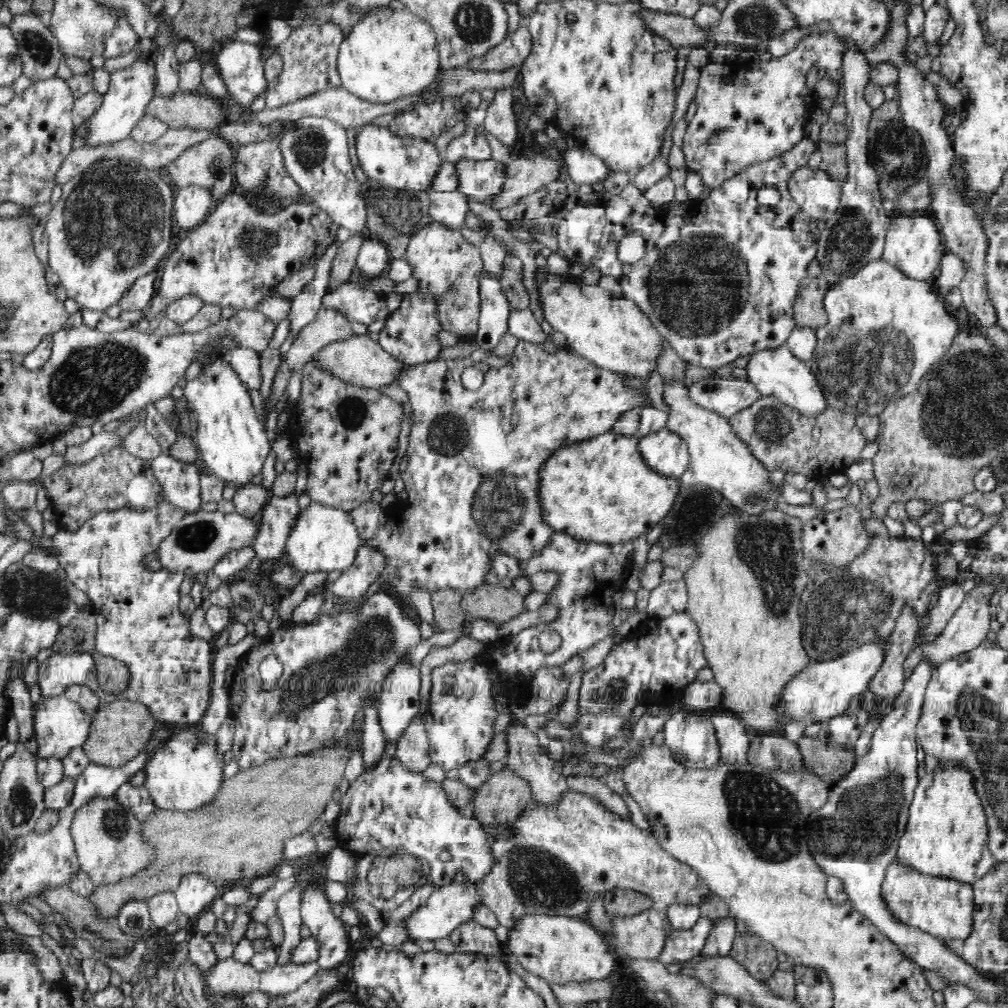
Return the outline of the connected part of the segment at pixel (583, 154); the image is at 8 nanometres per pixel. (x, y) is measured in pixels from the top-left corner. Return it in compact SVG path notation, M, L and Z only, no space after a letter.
M586 148L567 149L562 153L565 174L572 177L578 184L594 184L608 180L615 170L599 156L592 154Z

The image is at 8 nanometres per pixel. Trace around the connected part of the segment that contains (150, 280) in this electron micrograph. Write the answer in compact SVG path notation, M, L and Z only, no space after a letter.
M160 270L140 276L132 284L132 288L122 296L122 300L118 302L121 310L141 310L143 312L148 310L154 294L156 294L159 278Z

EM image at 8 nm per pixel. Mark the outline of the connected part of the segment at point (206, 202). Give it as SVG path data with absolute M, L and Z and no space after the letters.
M188 185L178 190L174 200L175 232L186 234L202 224L214 207L212 191L202 185Z

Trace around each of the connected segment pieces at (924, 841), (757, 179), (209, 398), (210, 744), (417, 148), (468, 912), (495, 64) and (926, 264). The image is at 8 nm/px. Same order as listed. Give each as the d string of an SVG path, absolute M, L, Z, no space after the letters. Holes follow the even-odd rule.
M949 763L937 766L932 774L928 772L923 779L917 782L914 796L910 801L907 817L905 818L904 834L898 843L895 860L915 870L922 876L943 877L964 883L972 884L988 874L997 860L992 855L987 845L988 840L987 820L985 810L978 795L973 791L973 777L959 764Z
M805 136L788 150L788 152L784 152L783 155L772 158L768 162L762 162L762 164L748 166L748 168L744 168L744 171L734 176L734 178L724 181L722 186L712 189L710 194L708 194L708 198L702 200L698 211L688 212L684 215L675 216L670 212L666 213L665 210L653 209L651 202L638 190L633 180L620 191L620 194L607 200L604 206L605 228L603 236L600 240L599 249L596 251L596 255L589 267L597 269L604 276L614 276L621 288L620 297L633 300L650 317L650 321L652 321L654 327L660 331L660 334L666 339L667 344L677 352L677 355L687 363L694 364L694 366L716 368L718 370L718 368L724 368L724 366L732 366L742 356L751 356L754 352L768 351L786 345L788 338L792 334L792 330L797 327L794 320L793 304L799 293L800 283L803 279L808 278L808 266L814 262L814 258L817 256L817 238L810 232L810 222L813 219L805 215L801 211L801 206L791 199L790 191L788 190L788 180L792 178L792 174L798 168L807 166L808 158L812 156L812 152L815 150L817 150L817 142L812 141L809 136ZM764 187L776 188L780 192L780 200L776 206L760 204L756 199L758 190ZM630 234L640 234L646 240L646 254L644 254L642 260L635 264L626 264L620 262L618 259L618 242Z
M219 358L204 365L198 377L186 382L183 398L190 403L192 411L196 413L196 419L198 419L195 440L201 452L200 466L208 467L224 485L226 484L236 491L242 491L244 488L252 486L254 478L262 472L264 462L272 454L271 432L270 428L261 422L259 414L254 410L248 391L238 375Z
M202 730L174 733L167 744L164 744L160 749L154 750L152 760L144 768L144 785L148 787L157 808L192 812L192 810L200 810L200 808L210 804L216 798L221 782L226 779L222 777L221 773L222 767L226 766L226 760L222 760L222 753L218 750L215 734L207 734Z
M362 126L356 134L356 154L359 165L368 178L381 182L385 187L411 192L430 193L432 184L442 166L442 158L434 142L420 137L396 136L389 128Z
M472 883L437 885L427 901L408 920L408 929L411 930L411 936L415 938L415 941L436 942L443 938L449 938L456 931L456 928L466 924L466 922L474 921L474 912L482 904L484 904L482 895L480 895L478 887Z
M525 25L504 38L502 44L492 48L490 52L481 58L476 58L464 67L472 69L504 70L505 68L517 67L523 64L530 56L533 48L533 37Z
M914 209L911 213L898 213L887 222L887 235L883 259L901 270L908 278L927 281L940 265L945 254L942 234L929 209Z

